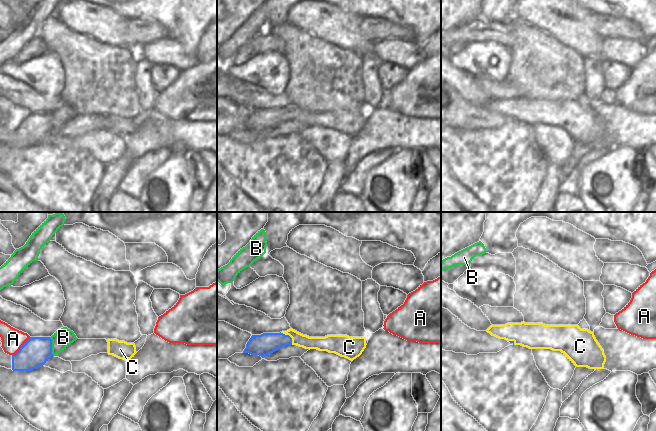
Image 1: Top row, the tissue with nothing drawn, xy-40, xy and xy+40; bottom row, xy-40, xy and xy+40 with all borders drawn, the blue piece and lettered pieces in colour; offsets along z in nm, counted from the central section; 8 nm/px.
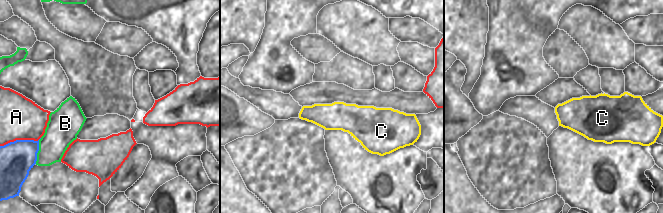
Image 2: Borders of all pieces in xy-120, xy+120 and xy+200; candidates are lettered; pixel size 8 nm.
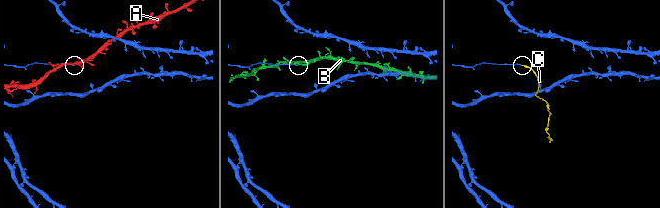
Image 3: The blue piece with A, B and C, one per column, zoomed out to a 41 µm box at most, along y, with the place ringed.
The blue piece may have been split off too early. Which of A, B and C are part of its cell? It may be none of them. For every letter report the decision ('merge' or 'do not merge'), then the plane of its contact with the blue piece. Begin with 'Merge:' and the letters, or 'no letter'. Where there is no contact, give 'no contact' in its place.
Merge: C
A: do not merge; meets blue in xy-40
B: do not merge; meets blue in xy-40
C: merge; meets blue in xy

